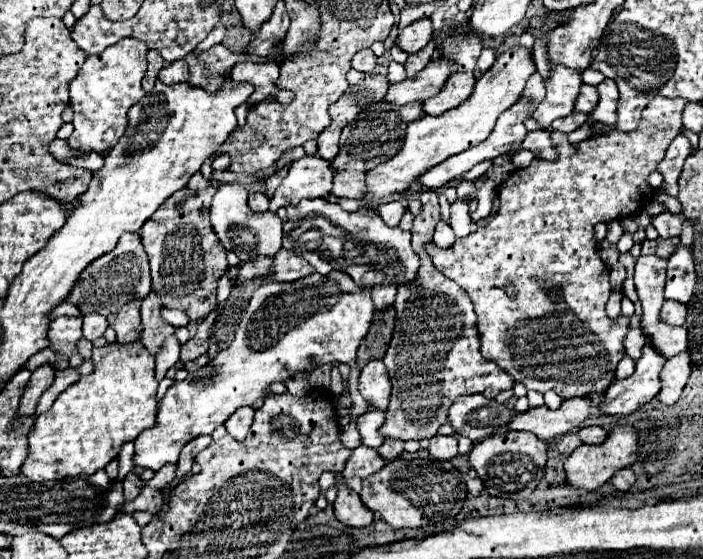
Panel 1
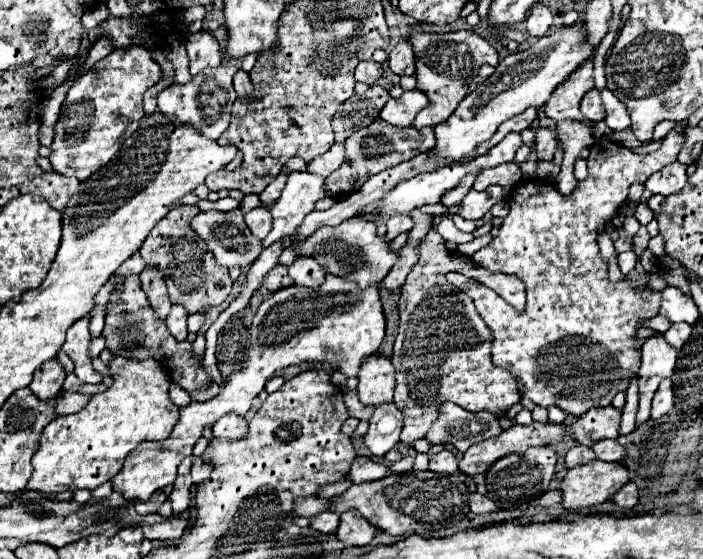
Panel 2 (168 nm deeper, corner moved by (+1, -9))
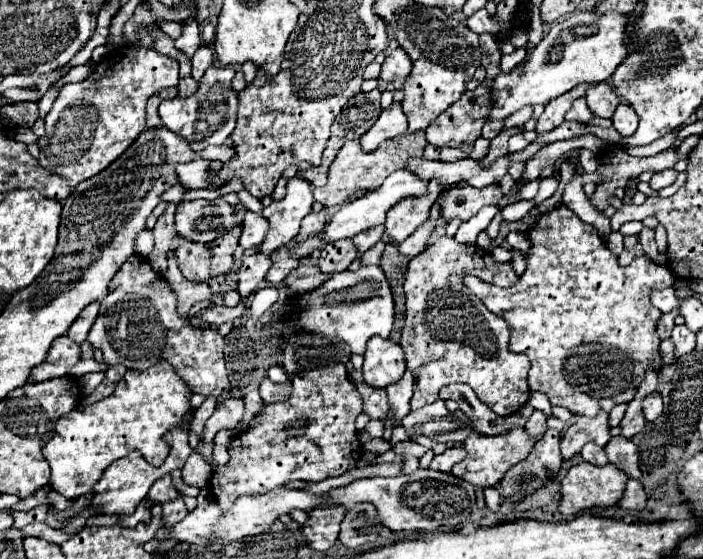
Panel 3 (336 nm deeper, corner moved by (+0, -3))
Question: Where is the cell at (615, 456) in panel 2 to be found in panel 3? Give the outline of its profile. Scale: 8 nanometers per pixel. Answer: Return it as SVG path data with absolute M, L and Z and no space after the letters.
M617 436L617 438L611 438L609 444L605 446L605 452L607 452L607 458L613 466L617 466L619 470L627 472L629 478L635 478L635 480L641 480L641 468L639 468L639 452L637 452L637 446L623 438L623 436Z

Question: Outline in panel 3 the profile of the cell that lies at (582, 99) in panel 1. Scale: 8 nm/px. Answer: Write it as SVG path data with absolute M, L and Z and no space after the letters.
M607 82L589 86L585 98L587 98L591 112L595 116L601 116L601 118L611 118L613 112L617 110L617 106L619 106L619 96L615 94L613 86L609 86Z

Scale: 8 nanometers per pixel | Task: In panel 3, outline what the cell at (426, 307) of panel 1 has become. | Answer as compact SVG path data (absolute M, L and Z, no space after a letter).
M441 236L435 240L433 246L427 246L419 256L409 262L405 274L405 296L407 296L407 312L405 312L405 328L401 332L401 346L405 350L407 368L415 374L415 394L411 400L411 410L417 410L425 404L437 400L439 388L449 382L463 382L469 384L477 398L487 404L495 414L509 416L519 412L519 408L529 400L529 358L523 354L515 354L509 350L509 326L505 320L495 318L479 300L477 296L463 284L463 276L467 274L491 274L491 284L497 286L511 286L517 282L517 274L513 272L511 264L497 262L489 250L481 250L479 246L461 246L457 240L449 236Z

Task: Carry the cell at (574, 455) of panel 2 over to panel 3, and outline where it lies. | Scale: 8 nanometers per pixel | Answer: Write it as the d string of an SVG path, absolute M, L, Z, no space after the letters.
M587 444L587 446L583 446L581 456L583 456L583 460L585 460L585 462L595 464L595 466L605 466L605 464L609 464L605 450L603 450L603 448L599 448L597 444Z

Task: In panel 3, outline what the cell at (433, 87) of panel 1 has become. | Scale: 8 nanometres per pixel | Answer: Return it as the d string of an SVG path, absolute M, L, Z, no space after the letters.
M391 104L391 108L381 112L377 122L371 126L371 130L359 138L361 150L375 152L381 142L391 140L403 132L407 132L407 116L403 114L399 104Z

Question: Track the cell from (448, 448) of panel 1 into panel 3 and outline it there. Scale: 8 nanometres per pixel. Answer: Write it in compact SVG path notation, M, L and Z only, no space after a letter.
M447 448L443 454L435 456L431 462L431 470L439 470L439 472L449 472L457 462L461 462L467 456L465 448Z

